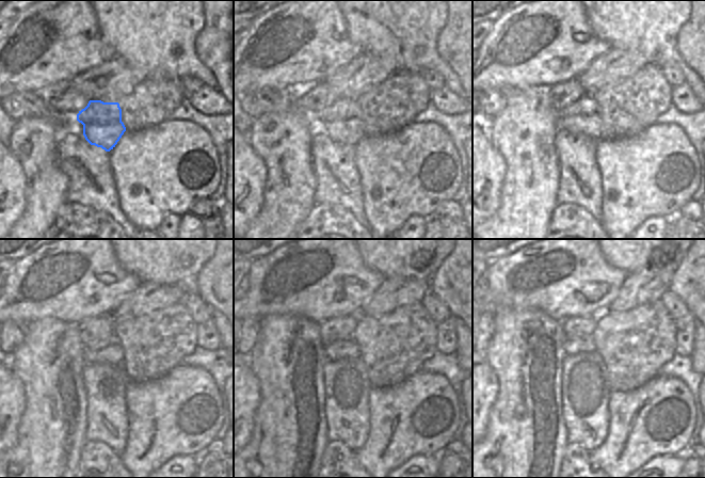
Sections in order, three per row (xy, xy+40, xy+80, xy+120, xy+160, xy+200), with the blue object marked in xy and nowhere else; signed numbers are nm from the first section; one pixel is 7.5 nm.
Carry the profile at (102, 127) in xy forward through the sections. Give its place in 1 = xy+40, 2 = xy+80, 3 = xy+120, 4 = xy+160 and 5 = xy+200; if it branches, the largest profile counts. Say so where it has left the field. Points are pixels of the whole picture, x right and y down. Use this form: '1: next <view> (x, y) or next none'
1: next xy+40 (342, 120)
2: next xy+80 (582, 117)
3: next xy+120 (110, 351)
4: next xy+160 (345, 348)
5: next xy+200 (572, 346)

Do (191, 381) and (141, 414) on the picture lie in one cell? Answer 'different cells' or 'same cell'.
same cell

